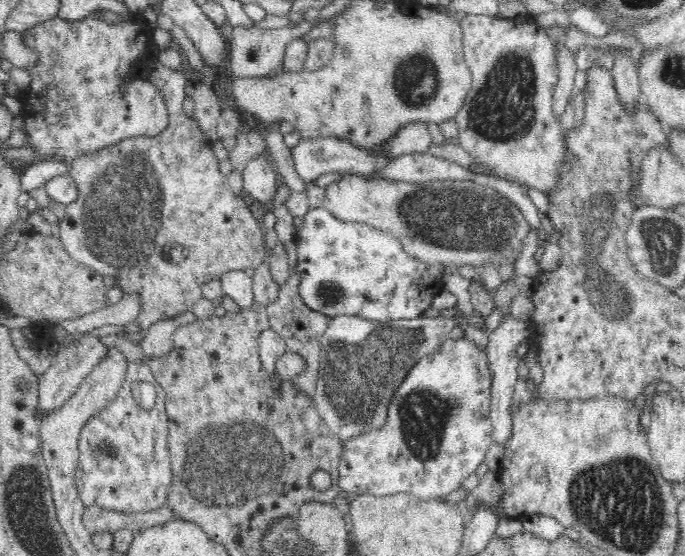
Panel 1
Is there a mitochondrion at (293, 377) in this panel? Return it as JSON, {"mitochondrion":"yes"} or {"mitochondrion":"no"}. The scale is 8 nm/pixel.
{"mitochondrion":"no"}

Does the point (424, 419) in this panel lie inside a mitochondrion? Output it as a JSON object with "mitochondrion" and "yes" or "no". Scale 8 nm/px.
{"mitochondrion":"yes"}

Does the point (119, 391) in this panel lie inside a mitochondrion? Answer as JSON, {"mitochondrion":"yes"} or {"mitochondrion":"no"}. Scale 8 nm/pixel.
{"mitochondrion":"no"}

